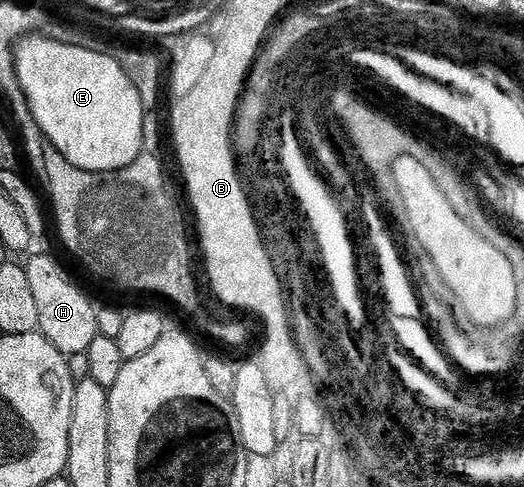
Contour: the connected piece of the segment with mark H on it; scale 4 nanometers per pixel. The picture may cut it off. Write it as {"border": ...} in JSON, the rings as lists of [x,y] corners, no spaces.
{"border":[[[47,253],[44,255],[30,255],[27,260],[25,260],[24,266],[26,272],[28,273],[28,281],[32,284],[32,298],[36,300],[36,310],[40,313],[40,325],[38,326],[38,331],[45,339],[48,340],[49,343],[55,347],[60,354],[65,355],[67,357],[71,355],[84,355],[87,353],[89,346],[92,345],[92,341],[95,341],[98,337],[98,313],[95,307],[95,304],[90,304],[90,299],[88,296],[85,295],[84,292],[78,288],[78,283],[76,280],[73,279],[72,276],[69,275],[68,272],[65,271],[64,268],[61,267],[60,264],[57,263],[56,260],[53,259],[53,254]]]}

